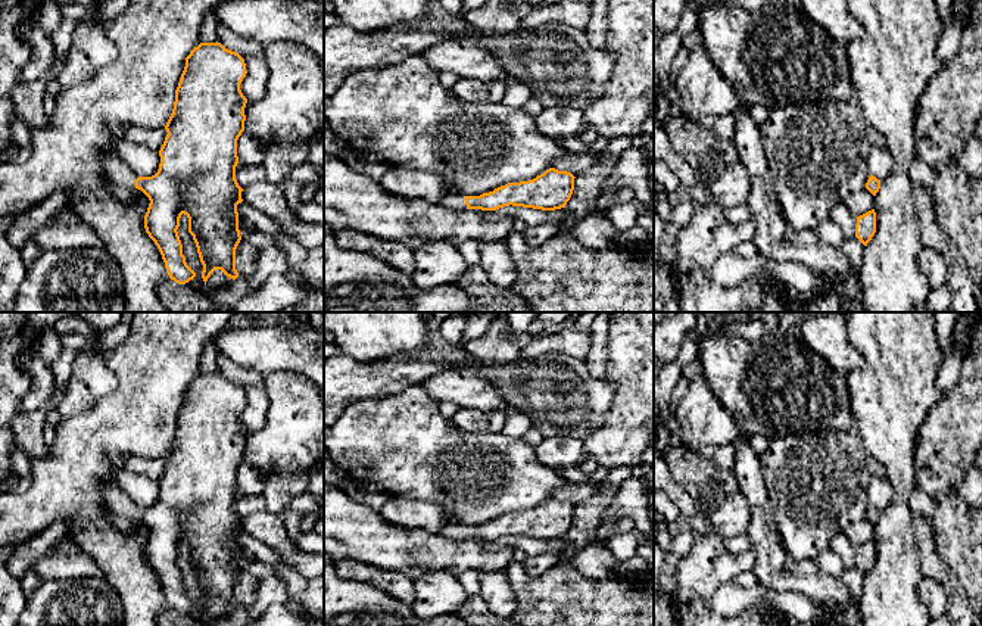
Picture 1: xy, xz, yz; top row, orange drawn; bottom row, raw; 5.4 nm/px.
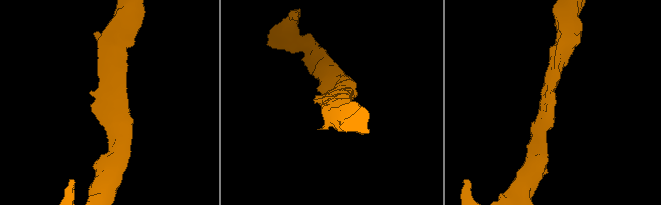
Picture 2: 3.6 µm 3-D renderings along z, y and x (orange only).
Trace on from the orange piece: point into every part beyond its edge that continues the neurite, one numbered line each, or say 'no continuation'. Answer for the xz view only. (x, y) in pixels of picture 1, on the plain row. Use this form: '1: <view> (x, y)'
1: xz (455, 530)

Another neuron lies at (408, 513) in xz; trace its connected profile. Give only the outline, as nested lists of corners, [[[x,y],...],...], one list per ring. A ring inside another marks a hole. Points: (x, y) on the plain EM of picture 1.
[[[392,496],[378,513],[390,524],[405,529],[424,529],[434,533],[439,533],[446,524],[458,523],[455,517],[434,502],[406,499],[403,496]]]

